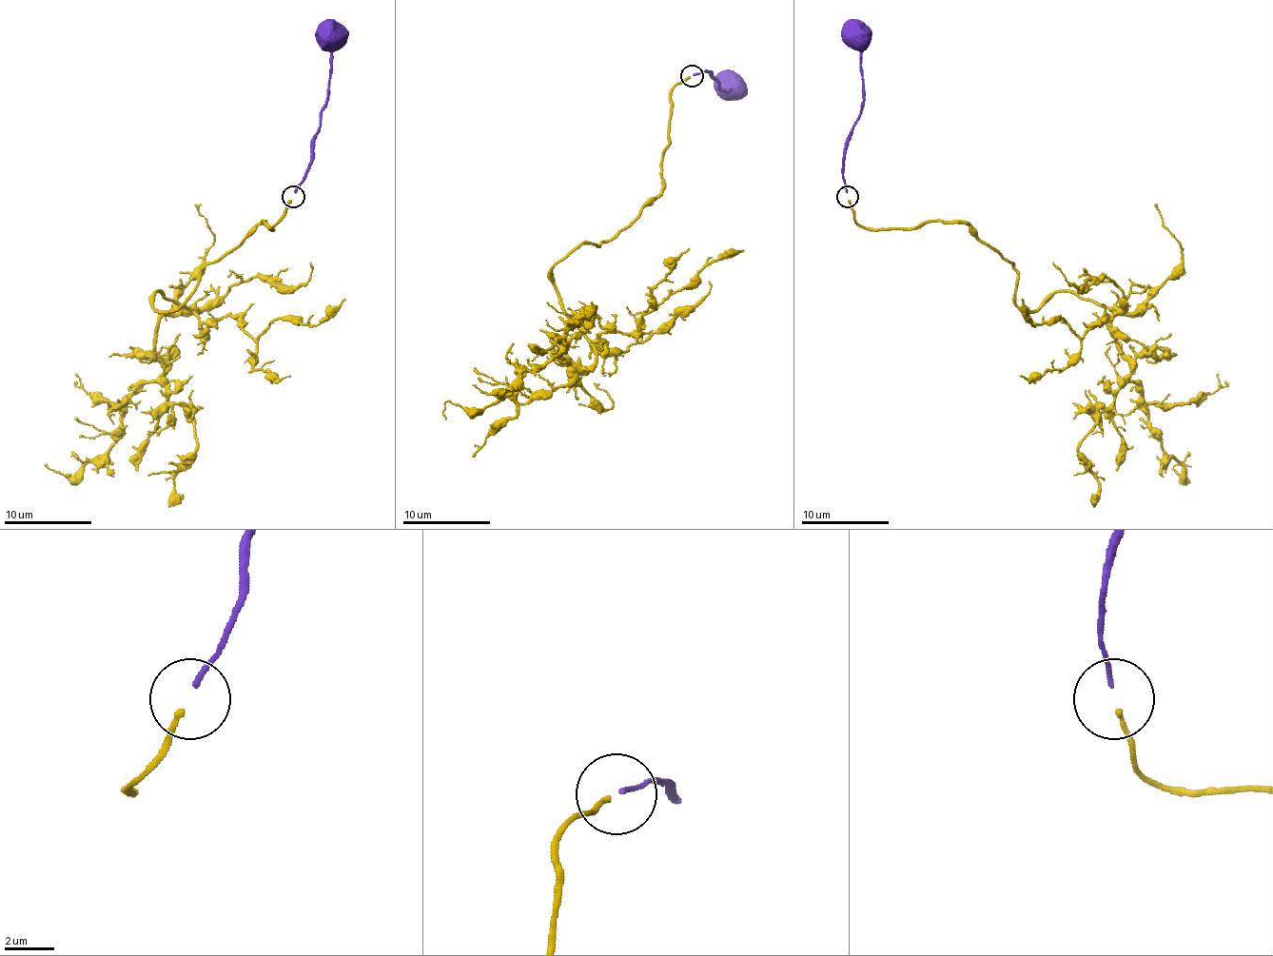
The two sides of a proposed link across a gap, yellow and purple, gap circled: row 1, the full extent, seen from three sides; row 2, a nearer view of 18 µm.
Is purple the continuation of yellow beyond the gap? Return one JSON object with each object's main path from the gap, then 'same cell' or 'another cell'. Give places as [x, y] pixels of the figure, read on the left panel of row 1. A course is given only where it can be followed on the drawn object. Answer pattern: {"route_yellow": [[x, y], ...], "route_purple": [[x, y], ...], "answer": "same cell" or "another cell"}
{"route_yellow": [[290, 200], [178, 307], [156, 292], [195, 312], [158, 321], [165, 372], [105, 453], [48, 466]], "route_purple": [[295, 193], [305, 173], [327, 96], [330, 52], [337, 41], [334, 34]], "answer": "same cell"}

